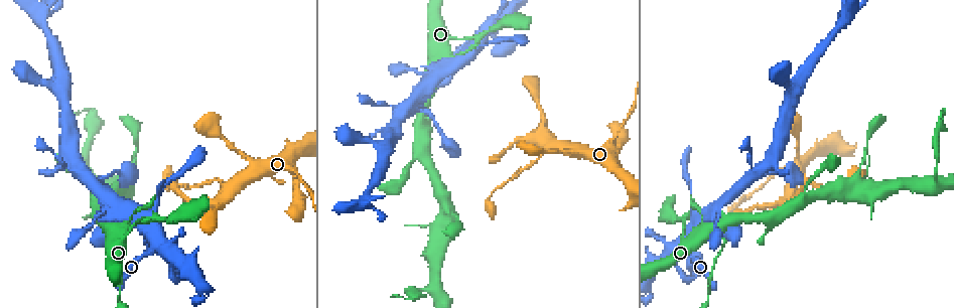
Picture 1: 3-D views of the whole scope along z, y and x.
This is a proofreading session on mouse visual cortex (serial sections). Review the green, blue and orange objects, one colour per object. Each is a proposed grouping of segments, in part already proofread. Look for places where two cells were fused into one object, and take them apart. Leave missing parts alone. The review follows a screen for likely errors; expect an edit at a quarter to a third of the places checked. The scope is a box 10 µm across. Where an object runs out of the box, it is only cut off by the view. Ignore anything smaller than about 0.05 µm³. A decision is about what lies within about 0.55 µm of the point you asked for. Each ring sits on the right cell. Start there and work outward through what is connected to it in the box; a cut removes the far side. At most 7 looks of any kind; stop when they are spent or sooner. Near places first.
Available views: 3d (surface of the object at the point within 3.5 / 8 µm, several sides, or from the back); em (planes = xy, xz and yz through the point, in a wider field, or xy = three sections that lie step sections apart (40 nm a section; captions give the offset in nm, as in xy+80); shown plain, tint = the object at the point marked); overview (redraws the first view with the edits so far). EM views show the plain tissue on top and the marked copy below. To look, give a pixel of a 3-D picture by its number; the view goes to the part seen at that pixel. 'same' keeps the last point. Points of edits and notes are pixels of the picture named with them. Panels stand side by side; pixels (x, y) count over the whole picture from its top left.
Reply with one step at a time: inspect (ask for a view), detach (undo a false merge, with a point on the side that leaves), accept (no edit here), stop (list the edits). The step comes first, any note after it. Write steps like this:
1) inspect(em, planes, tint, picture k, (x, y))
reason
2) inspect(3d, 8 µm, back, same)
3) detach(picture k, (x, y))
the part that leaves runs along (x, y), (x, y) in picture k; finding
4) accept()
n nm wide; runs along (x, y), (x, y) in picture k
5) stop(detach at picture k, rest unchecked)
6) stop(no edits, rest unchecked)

inspect(3d, 8 µm, picture 1, (235, 188))
calibre changes

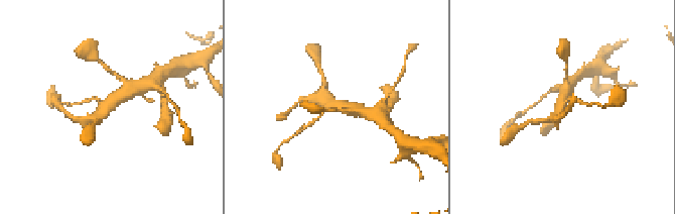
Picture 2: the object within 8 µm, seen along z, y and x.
inspect(3d, 3.5 µm, same)

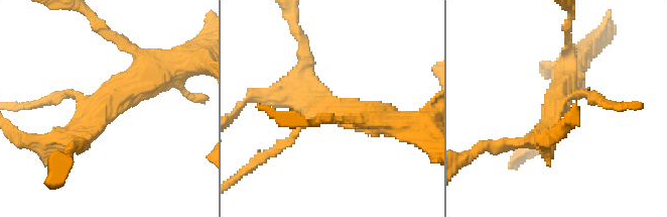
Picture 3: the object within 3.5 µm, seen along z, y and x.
inspect(em, xy, step 5, tint, picture 3, (559, 106))
need the tissue

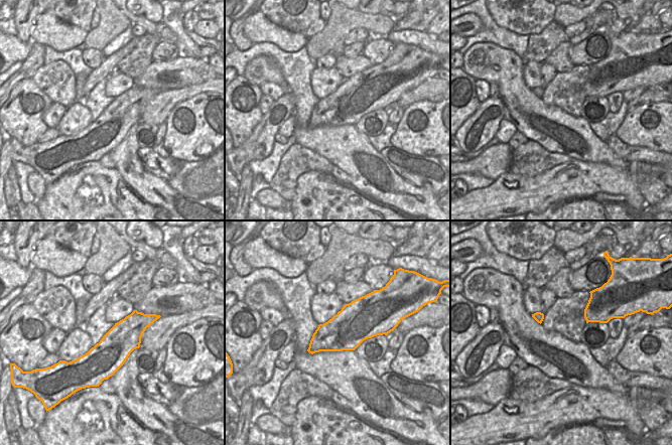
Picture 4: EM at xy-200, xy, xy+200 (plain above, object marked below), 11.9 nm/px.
accept()
3 arms; runs along (159, 74), (119, 90), (76, 142) in picture 3; continuous, no second cell

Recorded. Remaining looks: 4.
inspect(3d, 3.5 µm, picture 1, (168, 190))
abrupt turn

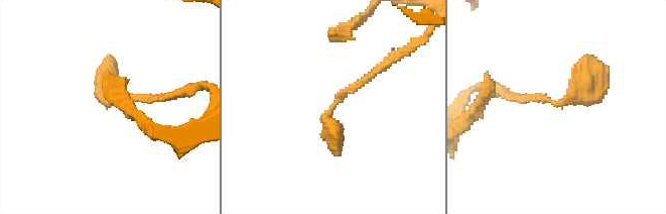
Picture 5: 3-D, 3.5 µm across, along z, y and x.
inspect(em, xy, step 3, tint, picture 5, (558, 104))
now the EM

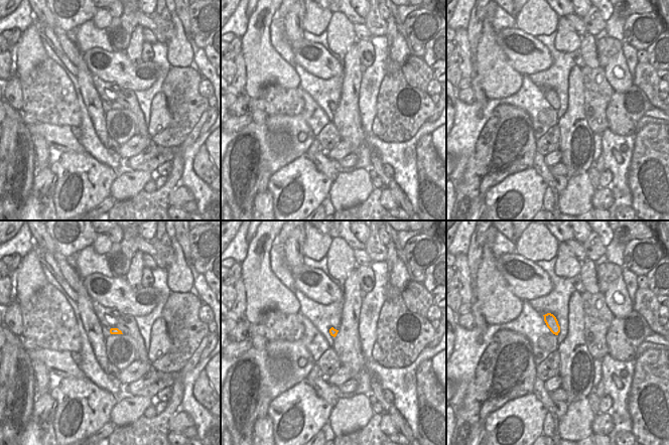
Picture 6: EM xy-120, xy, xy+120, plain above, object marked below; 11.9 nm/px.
inspect(em, xy, step 5, tint, same)

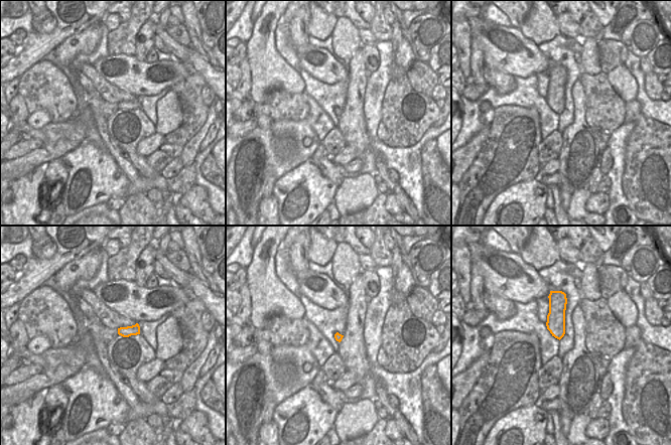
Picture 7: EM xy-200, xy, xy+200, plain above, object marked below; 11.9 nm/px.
accept()
90 nm wide; runs along (386, 62), (327, 114), (337, 155) in picture 5; continuous, no second cell

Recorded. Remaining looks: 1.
stop(no edits, rest unchecked)

